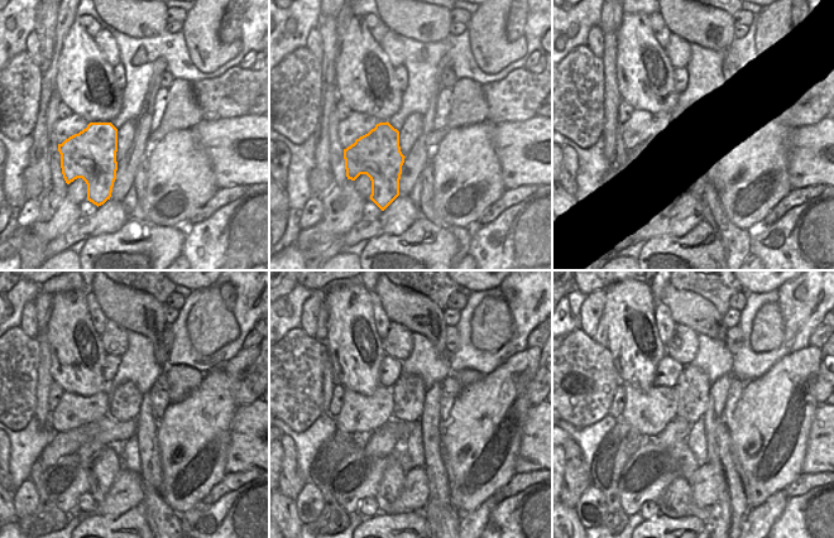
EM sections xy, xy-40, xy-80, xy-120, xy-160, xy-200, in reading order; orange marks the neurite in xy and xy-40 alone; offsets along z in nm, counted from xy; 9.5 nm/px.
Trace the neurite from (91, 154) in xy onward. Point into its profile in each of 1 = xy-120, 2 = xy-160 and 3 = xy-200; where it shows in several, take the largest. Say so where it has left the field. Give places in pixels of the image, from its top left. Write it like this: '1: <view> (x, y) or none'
1: xy-120 (106, 467)
2: xy-160 (392, 483)
3: xy-200 (677, 502)

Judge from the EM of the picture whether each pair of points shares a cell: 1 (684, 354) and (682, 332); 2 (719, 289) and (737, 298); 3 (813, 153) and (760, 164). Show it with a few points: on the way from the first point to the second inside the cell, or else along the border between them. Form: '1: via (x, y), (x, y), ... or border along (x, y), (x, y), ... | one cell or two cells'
1: via (684, 349), (684, 337) | one cell
2: border along (742, 289), (731, 297), (728, 307) | two cells
3: border along (796, 129), (791, 142), (789, 162), (790, 187) | two cells

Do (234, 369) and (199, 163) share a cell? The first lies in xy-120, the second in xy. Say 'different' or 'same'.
same

